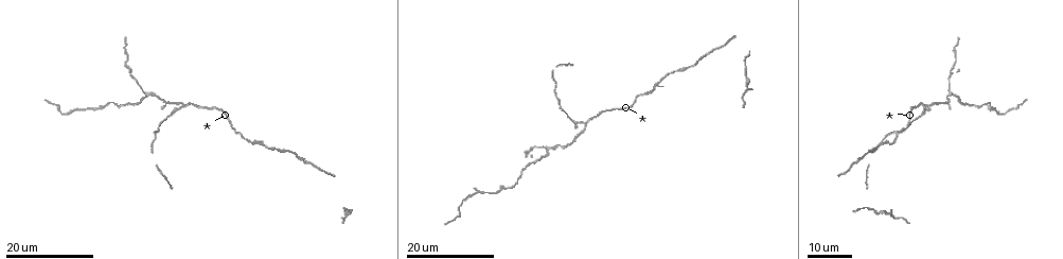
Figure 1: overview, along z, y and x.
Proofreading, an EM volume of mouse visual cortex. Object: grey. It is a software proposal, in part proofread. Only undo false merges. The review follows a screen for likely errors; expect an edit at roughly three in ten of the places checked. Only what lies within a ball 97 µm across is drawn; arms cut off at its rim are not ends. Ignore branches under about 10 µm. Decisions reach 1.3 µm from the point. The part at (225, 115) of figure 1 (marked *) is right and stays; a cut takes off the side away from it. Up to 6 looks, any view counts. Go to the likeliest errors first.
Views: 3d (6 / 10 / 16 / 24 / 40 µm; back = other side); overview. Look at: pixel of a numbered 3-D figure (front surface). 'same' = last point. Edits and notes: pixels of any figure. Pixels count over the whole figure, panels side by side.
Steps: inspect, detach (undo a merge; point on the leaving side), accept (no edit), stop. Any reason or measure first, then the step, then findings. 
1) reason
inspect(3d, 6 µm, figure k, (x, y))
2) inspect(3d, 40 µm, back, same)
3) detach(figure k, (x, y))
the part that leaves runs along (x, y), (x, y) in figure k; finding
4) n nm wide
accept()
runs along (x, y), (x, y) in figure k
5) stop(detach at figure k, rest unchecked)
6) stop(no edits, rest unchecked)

three-way junction
inspect(3d, 24 µm, figure 1, (147, 94))

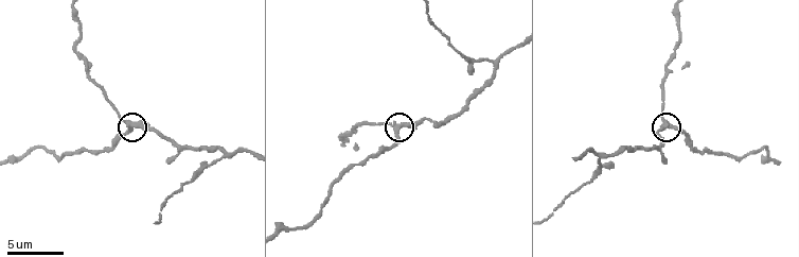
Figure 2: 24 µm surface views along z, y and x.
inspect(3d, 6 µm, figure 2, (396, 129))

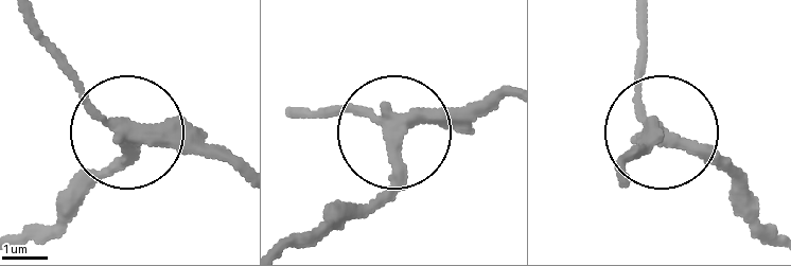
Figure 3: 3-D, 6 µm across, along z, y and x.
side arm 16 µm; 3 arms
accept()
all the same neuron

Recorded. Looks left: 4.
arms part here
inspect(3d, 10 µm, figure 2, (600, 154))

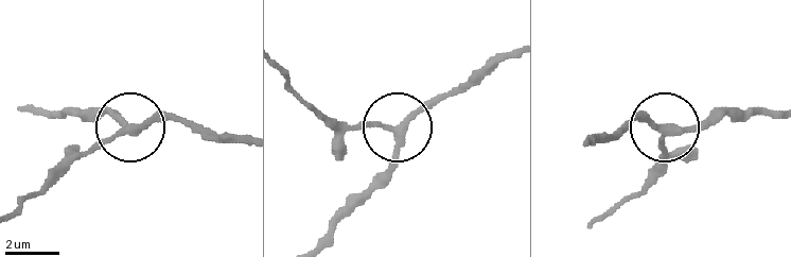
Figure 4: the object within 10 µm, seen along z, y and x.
inspect(3d, 10 µm, back, figure 4, (670, 130))

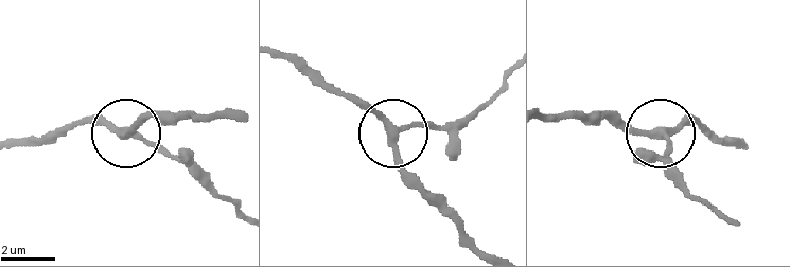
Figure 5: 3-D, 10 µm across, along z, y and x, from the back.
3 arms
accept()
runs along (280, 52), (362, 100), (389, 127), (449, 127) in figure 5; all the same neuron

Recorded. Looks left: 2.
three-way junction
inspect(3d, 16 µm, figure 2, (666, 71))

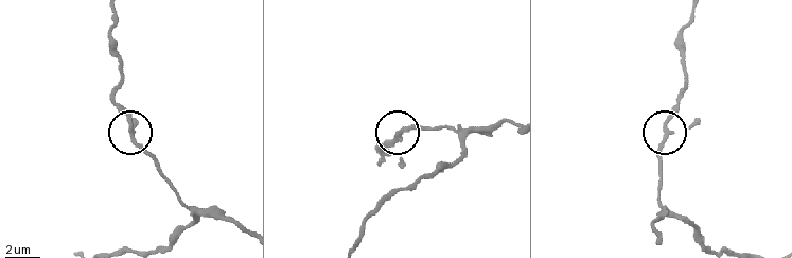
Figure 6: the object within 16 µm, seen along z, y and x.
inspect(3d, 6 µm, figure 6, (665, 129))

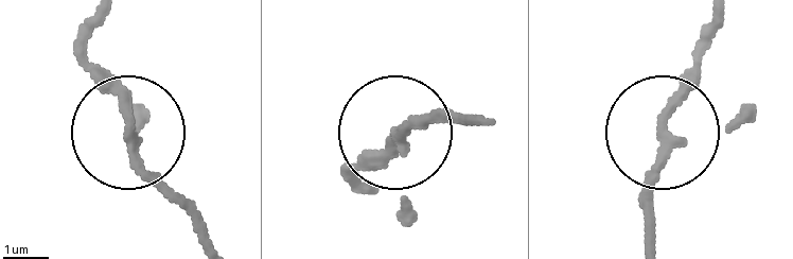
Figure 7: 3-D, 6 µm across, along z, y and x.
180 nm wide
accept()
runs along (210, 239), (81, 59) in figure 7; one neuron here

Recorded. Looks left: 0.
stop(no edits, rest unchecked)

